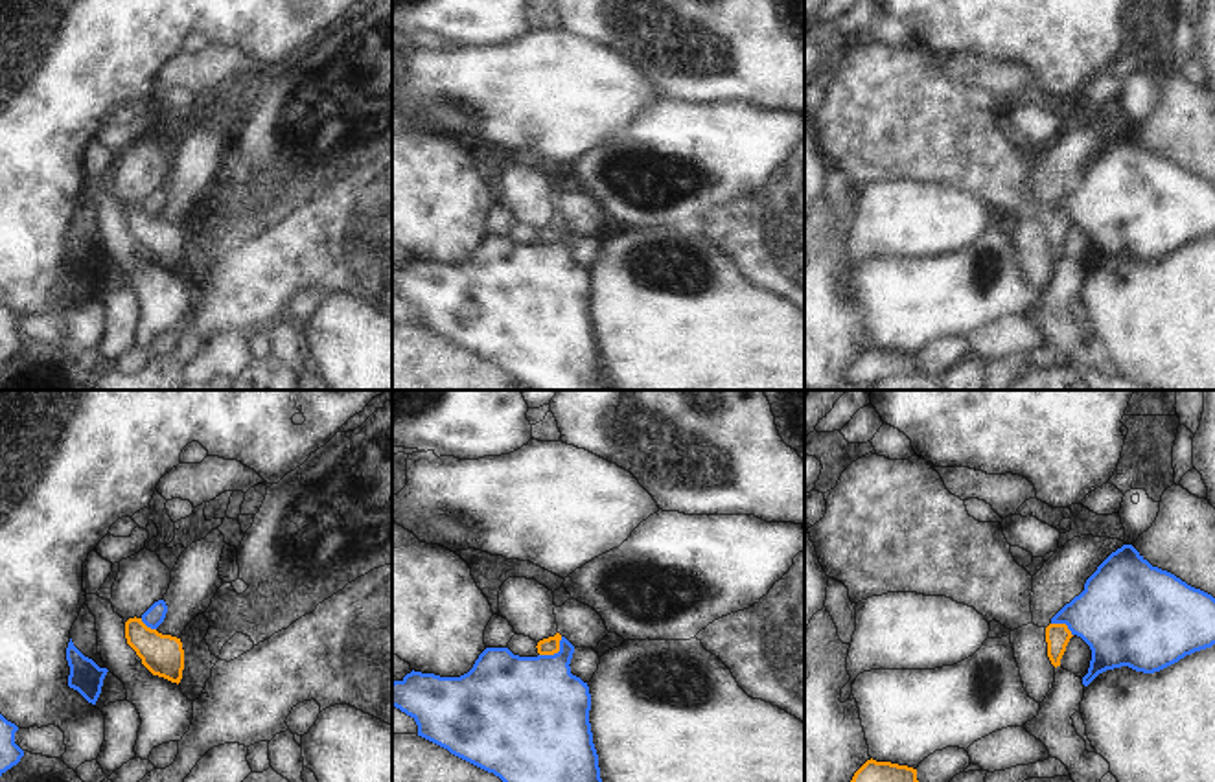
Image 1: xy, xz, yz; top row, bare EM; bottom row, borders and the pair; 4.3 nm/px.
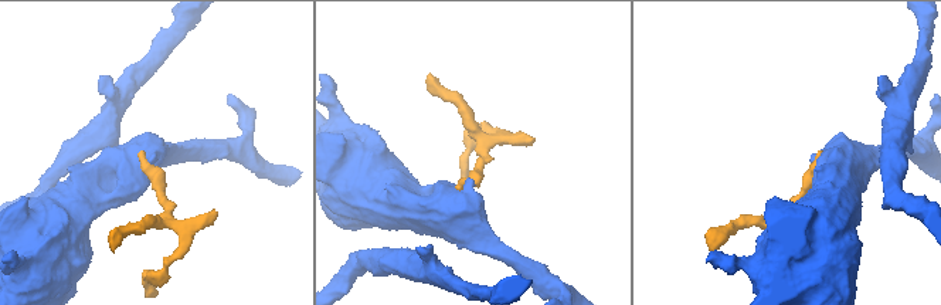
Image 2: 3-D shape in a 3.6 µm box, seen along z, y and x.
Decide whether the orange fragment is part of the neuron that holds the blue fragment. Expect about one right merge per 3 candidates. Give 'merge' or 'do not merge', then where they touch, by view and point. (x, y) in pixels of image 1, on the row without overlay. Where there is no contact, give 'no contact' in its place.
do not merge | xz (555, 241)

